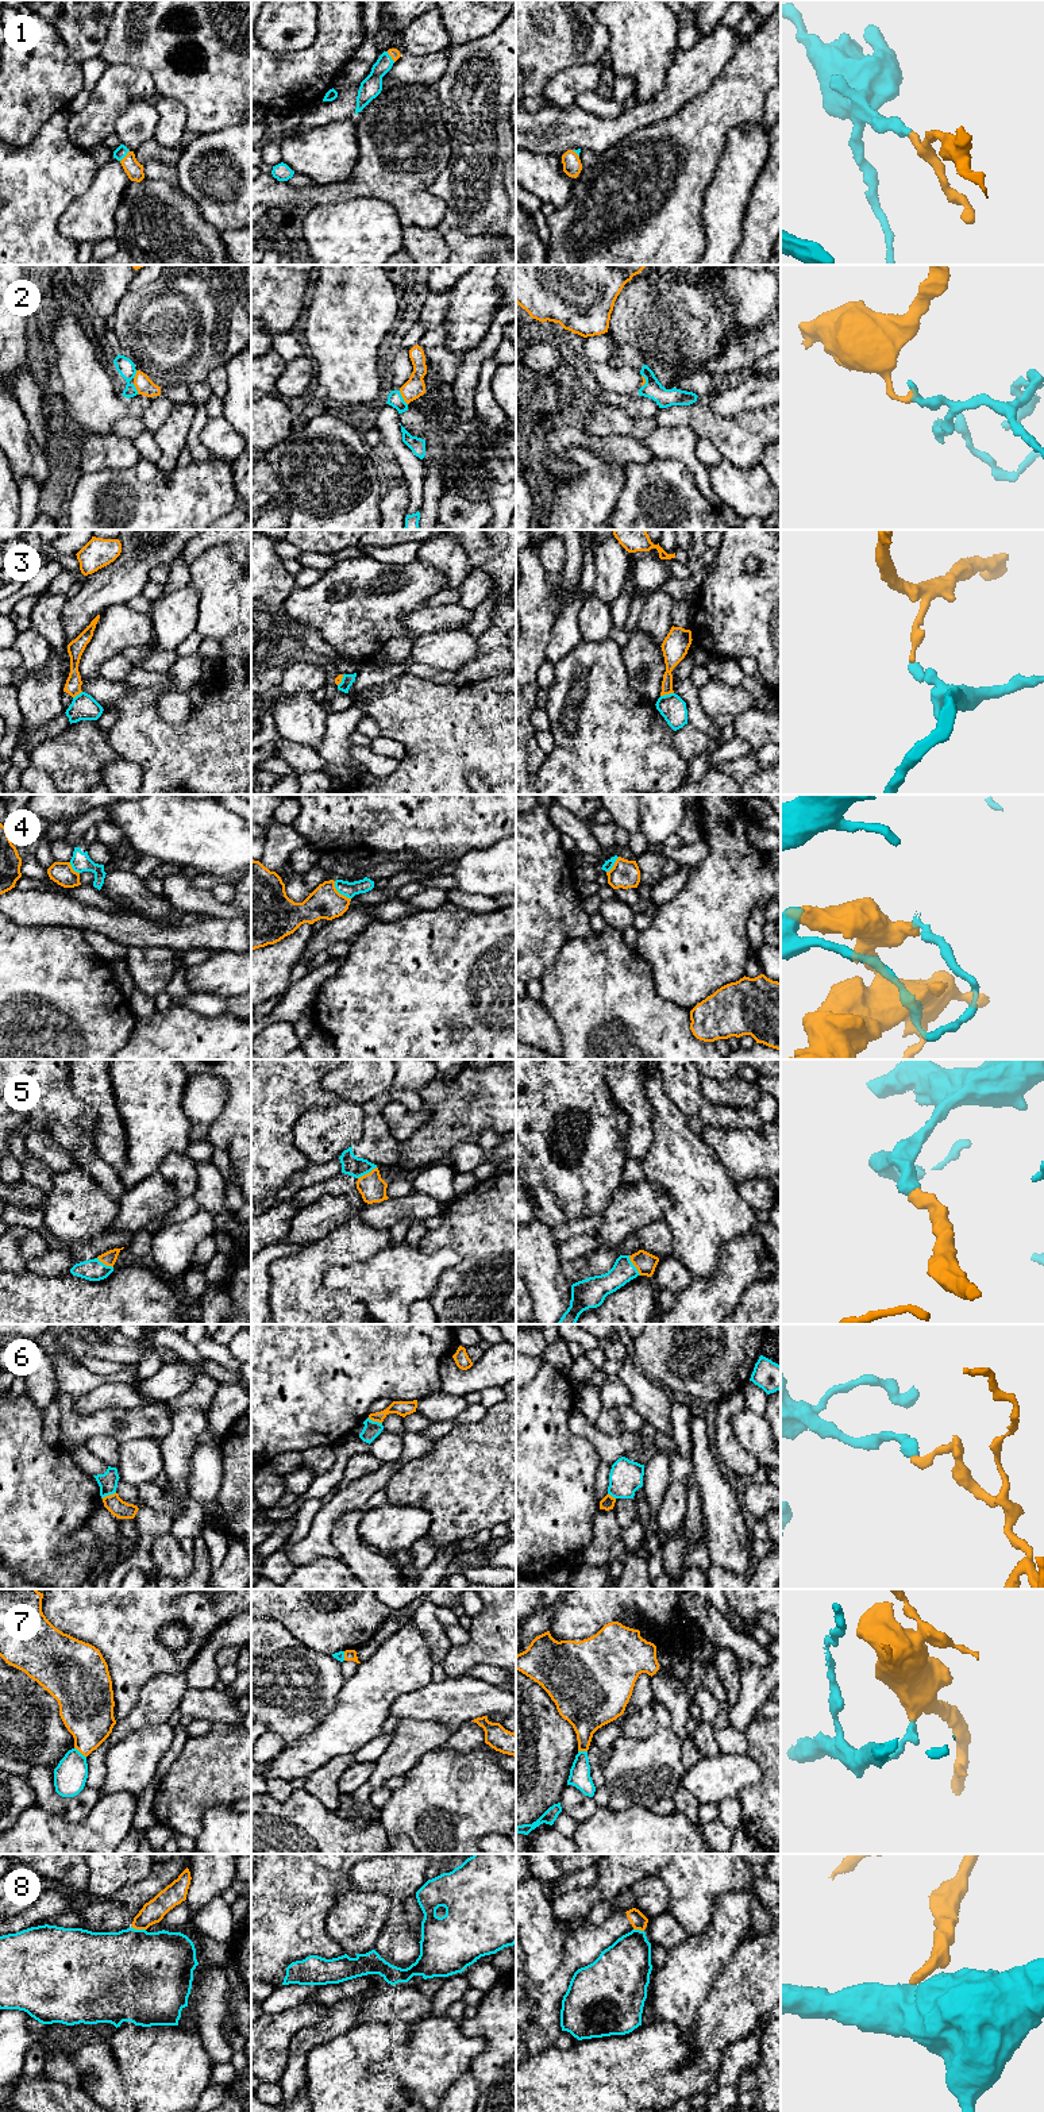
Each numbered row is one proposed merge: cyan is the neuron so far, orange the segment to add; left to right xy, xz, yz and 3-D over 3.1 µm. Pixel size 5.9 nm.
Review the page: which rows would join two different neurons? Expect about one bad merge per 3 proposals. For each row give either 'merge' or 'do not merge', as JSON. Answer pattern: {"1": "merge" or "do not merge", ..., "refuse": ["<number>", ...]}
{"1": "merge", "2": "do not merge", "3": "do not merge", "4": "do not merge", "5": "merge", "6": "do not merge", "7": "do not merge", "8": "do not merge", "refuse": ["2", "3", "4", "6", "7", "8"]}

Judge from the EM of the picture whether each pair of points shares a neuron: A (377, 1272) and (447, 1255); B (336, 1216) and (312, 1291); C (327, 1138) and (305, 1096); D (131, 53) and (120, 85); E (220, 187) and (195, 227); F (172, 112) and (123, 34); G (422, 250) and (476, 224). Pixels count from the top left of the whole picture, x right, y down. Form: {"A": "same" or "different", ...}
{"A": "same", "B": "different", "C": "different", "D": "different", "E": "different", "F": "different", "G": "different"}

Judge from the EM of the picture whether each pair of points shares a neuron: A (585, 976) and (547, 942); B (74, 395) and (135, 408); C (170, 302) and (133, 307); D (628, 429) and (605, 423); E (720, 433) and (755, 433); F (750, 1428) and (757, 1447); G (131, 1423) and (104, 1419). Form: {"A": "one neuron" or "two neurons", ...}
{"A": "two neurons", "B": "one neuron", "C": "one neuron", "D": "one neuron", "E": "one neuron", "F": "one neuron", "G": "one neuron"}

